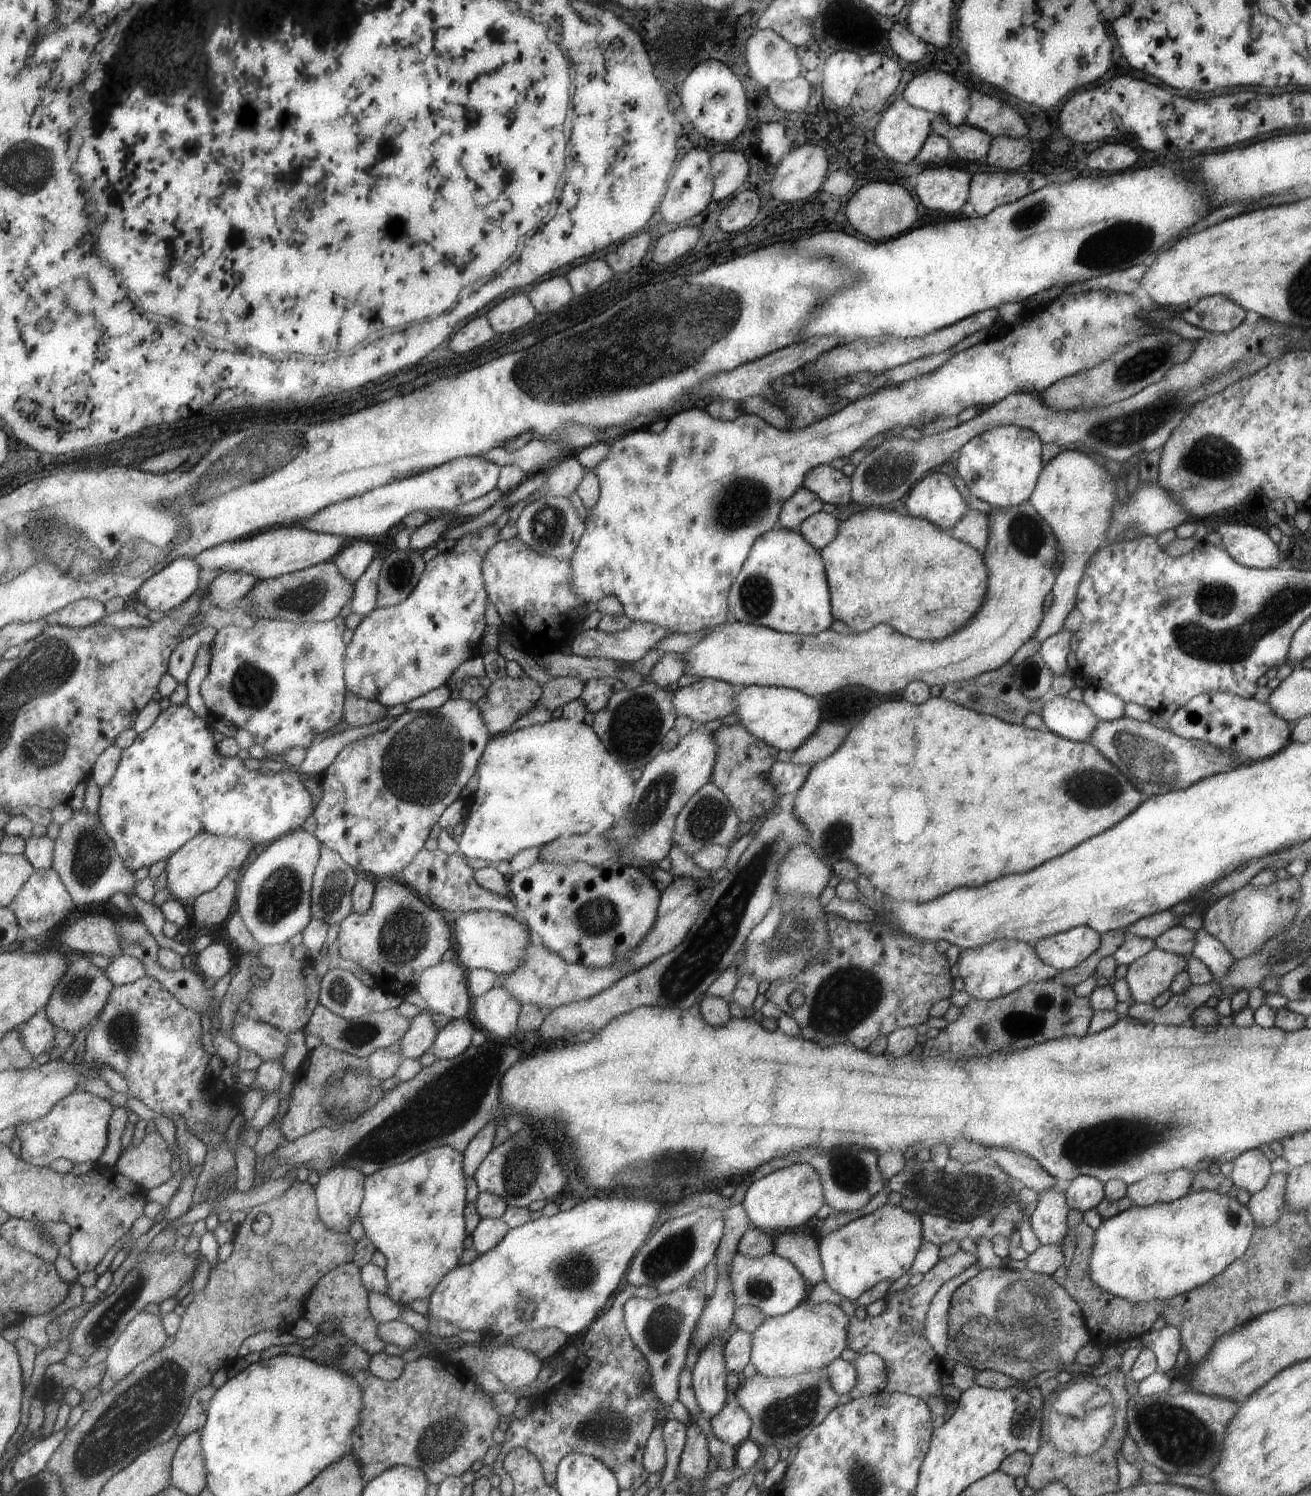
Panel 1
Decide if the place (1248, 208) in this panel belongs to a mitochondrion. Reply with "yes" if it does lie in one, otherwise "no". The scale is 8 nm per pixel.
no

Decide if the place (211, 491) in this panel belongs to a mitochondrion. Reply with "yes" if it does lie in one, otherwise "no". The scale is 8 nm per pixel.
yes

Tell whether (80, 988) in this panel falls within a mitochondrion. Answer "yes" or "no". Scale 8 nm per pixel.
yes

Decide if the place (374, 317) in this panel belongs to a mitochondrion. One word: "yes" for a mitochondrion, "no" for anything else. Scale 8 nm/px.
no

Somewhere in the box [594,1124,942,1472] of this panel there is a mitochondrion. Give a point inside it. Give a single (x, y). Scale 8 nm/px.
(667, 1166)

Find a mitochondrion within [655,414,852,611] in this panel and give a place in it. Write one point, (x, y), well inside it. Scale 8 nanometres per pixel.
(742, 501)

